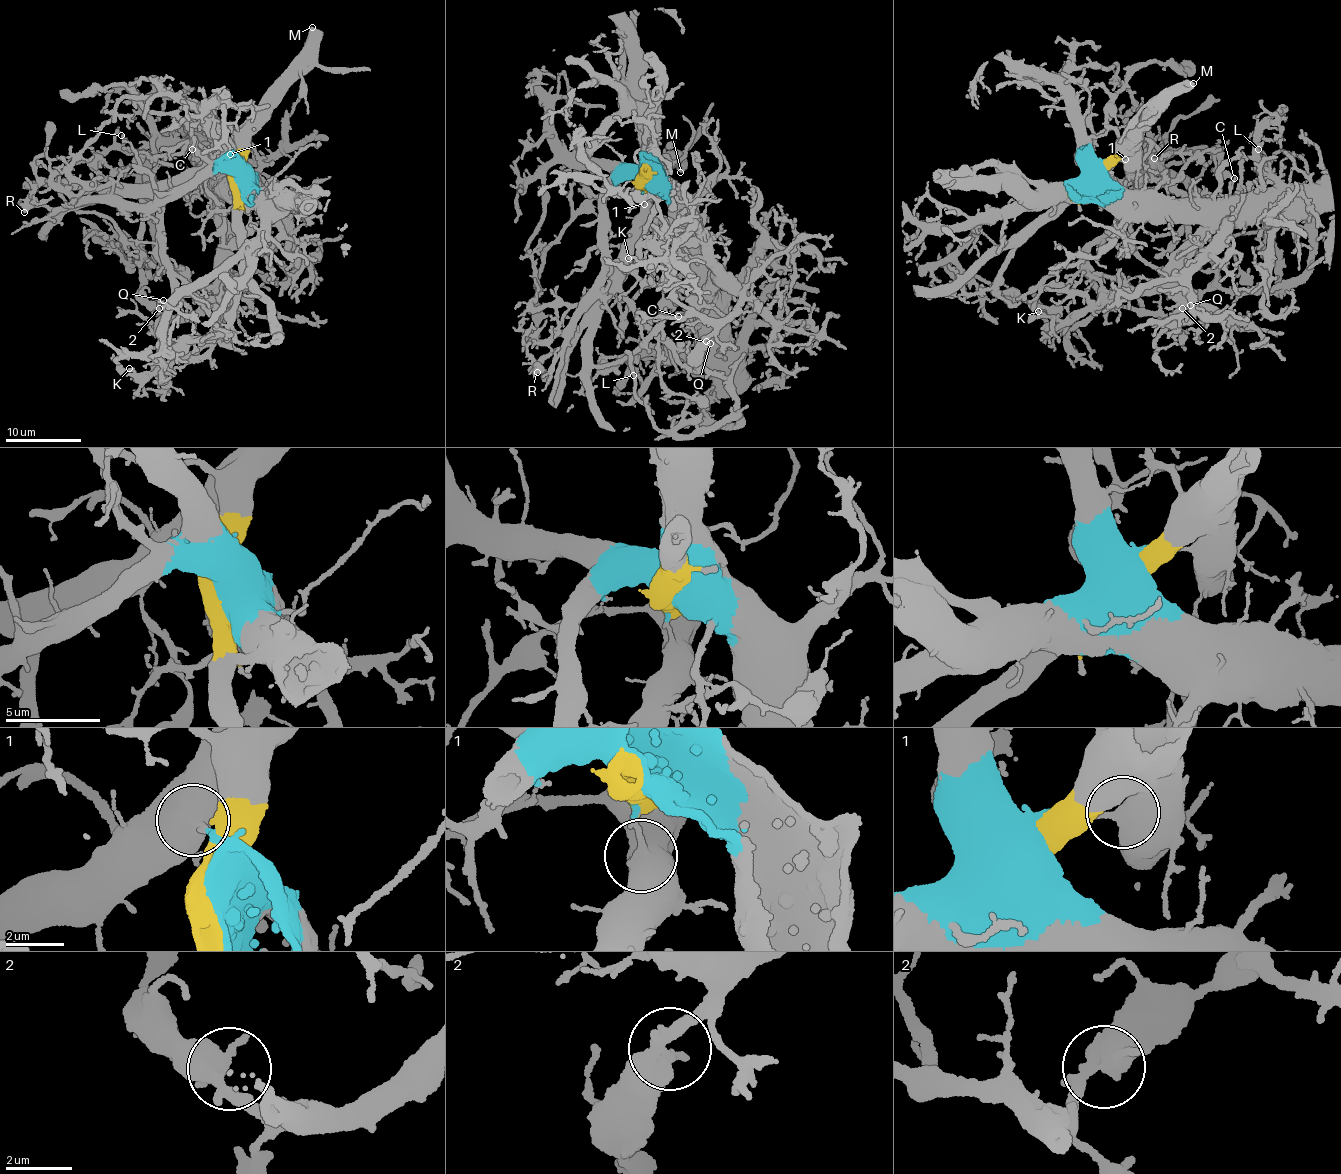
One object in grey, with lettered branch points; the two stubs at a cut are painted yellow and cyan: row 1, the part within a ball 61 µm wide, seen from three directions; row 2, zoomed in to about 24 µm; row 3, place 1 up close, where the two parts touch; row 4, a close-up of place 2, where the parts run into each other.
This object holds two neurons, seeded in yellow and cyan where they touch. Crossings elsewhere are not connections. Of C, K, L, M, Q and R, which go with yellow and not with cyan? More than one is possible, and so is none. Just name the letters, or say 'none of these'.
K, M, R

